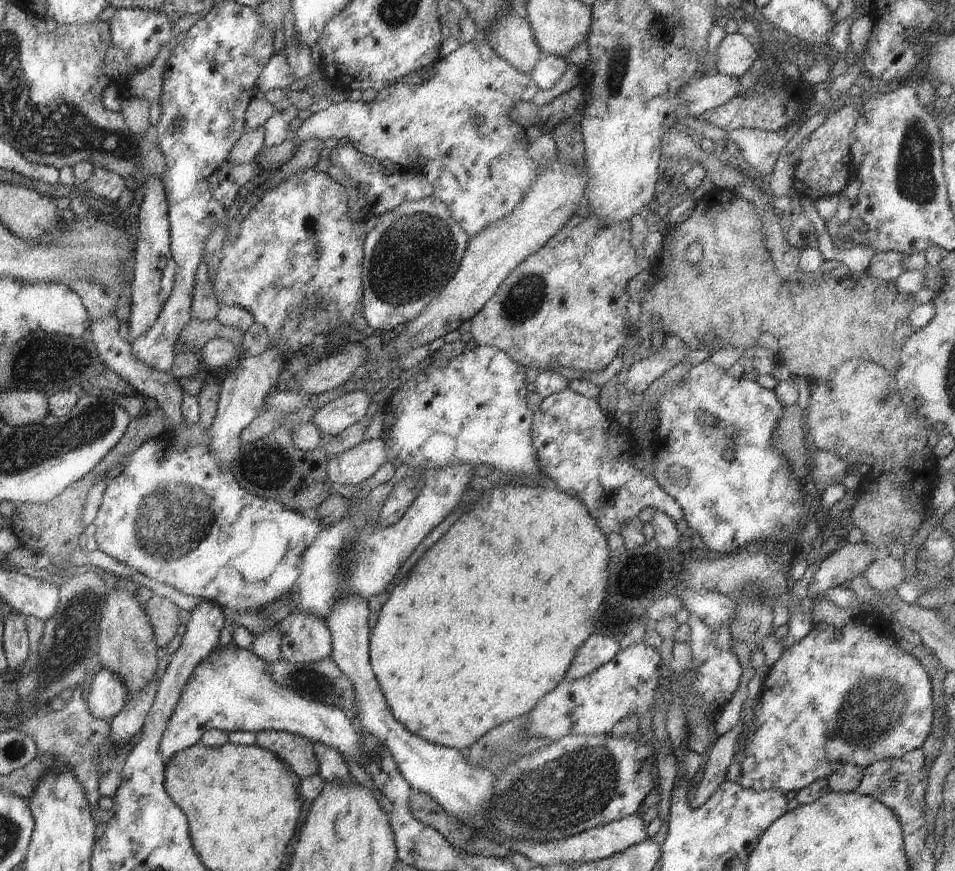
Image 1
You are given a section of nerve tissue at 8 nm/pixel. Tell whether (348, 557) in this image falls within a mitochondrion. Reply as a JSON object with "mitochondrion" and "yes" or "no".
{"mitochondrion":"yes"}

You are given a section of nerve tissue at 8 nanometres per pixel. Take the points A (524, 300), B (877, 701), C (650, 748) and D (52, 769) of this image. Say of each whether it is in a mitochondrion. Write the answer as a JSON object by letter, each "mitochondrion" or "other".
{"A":"mitochondrion","B":"mitochondrion","C":"other","D":"other"}

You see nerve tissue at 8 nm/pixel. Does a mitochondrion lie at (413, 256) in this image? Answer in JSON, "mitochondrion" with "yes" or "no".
{"mitochondrion":"yes"}

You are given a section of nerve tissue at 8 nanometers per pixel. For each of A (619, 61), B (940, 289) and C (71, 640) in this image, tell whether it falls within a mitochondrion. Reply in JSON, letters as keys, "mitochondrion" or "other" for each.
{"A":"mitochondrion","B":"other","C":"mitochondrion"}

